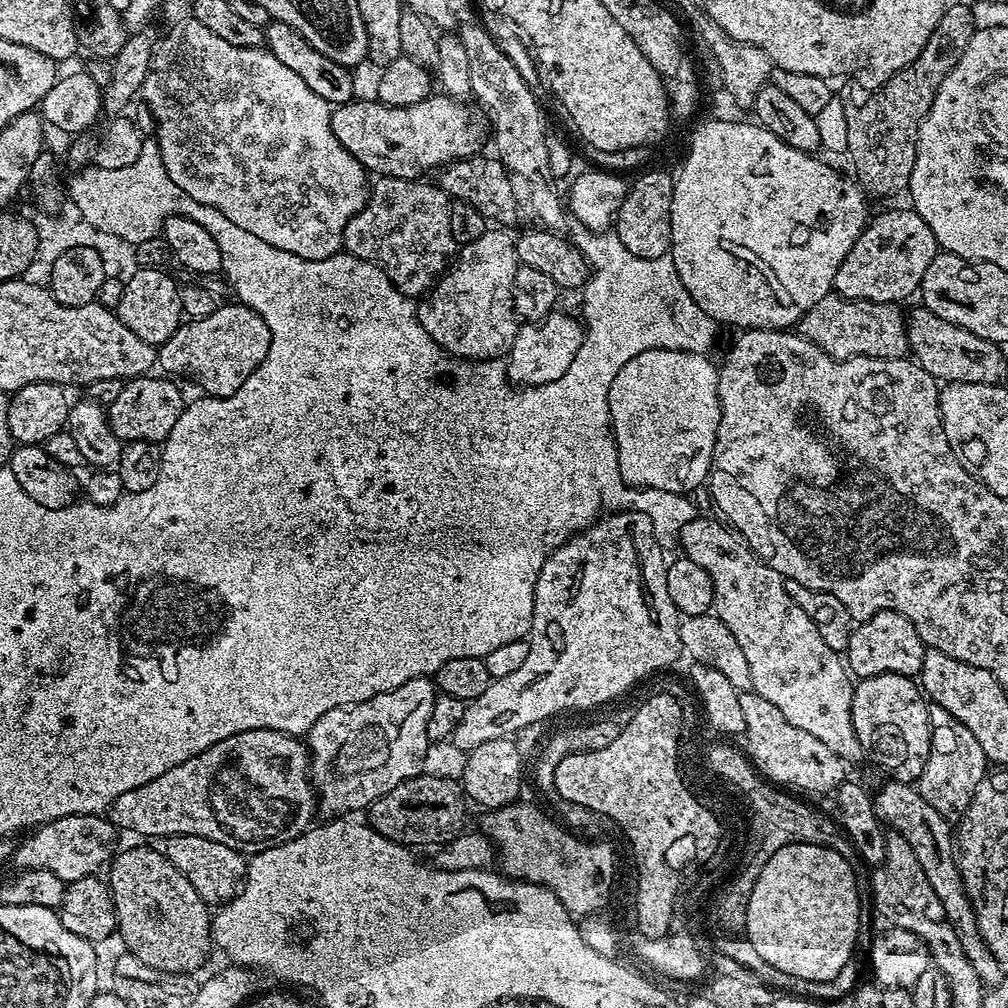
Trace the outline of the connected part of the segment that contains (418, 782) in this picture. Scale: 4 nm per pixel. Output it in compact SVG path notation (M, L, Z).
M421 774L403 780L401 784L394 786L394 790L382 794L382 798L375 800L366 810L366 820L375 832L382 834L387 840L405 846L443 846L465 831L464 815L468 812L467 807L469 805L466 803L464 785L459 779Z

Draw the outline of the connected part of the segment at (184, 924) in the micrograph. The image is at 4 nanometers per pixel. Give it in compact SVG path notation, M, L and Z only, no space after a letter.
M152 848L117 851L107 872L106 883L112 892L118 936L124 939L123 947L142 958L146 966L154 966L154 970L168 972L171 976L196 974L208 951L214 948L210 908L198 890L186 882L163 851L156 849L155 852Z

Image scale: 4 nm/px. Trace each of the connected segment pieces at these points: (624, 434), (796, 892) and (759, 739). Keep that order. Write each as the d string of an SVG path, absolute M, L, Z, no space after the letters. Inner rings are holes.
M655 348L630 358L618 370L610 386L610 418L612 433L618 450L618 466L629 488L653 488L692 494L696 487L707 481L711 471L716 431L720 425L720 395L717 365L708 361L707 355L699 352L679 352Z
M787 844L785 848L779 848L763 866L750 894L743 926L746 939L752 943L754 950L758 950L762 960L774 966L774 970L782 970L782 974L810 982L833 980L838 970L849 962L858 938L856 875L857 869L849 866L842 854L829 848L806 844Z
M751 690L741 691L738 706L742 706L744 723L742 736L743 739L748 739L746 756L765 780L781 789L795 790L797 793L829 792L829 794L835 793L845 782L845 761L841 760L838 754L834 754L830 746L818 742L814 734L806 734L806 730L798 730L798 726L786 722L785 716L778 711L778 706L766 702L762 694Z

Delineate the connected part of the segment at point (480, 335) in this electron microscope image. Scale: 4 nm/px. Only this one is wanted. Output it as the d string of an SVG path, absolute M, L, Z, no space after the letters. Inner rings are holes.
M489 227L482 234L482 238L474 238L474 242L463 245L455 253L450 267L431 289L432 301L424 305L421 303L417 307L416 321L420 323L422 330L426 330L426 334L430 334L433 342L450 356L459 356L461 360L494 360L507 357L514 346L518 327L512 306L512 287L514 274L520 265L516 253L516 236L503 227Z

